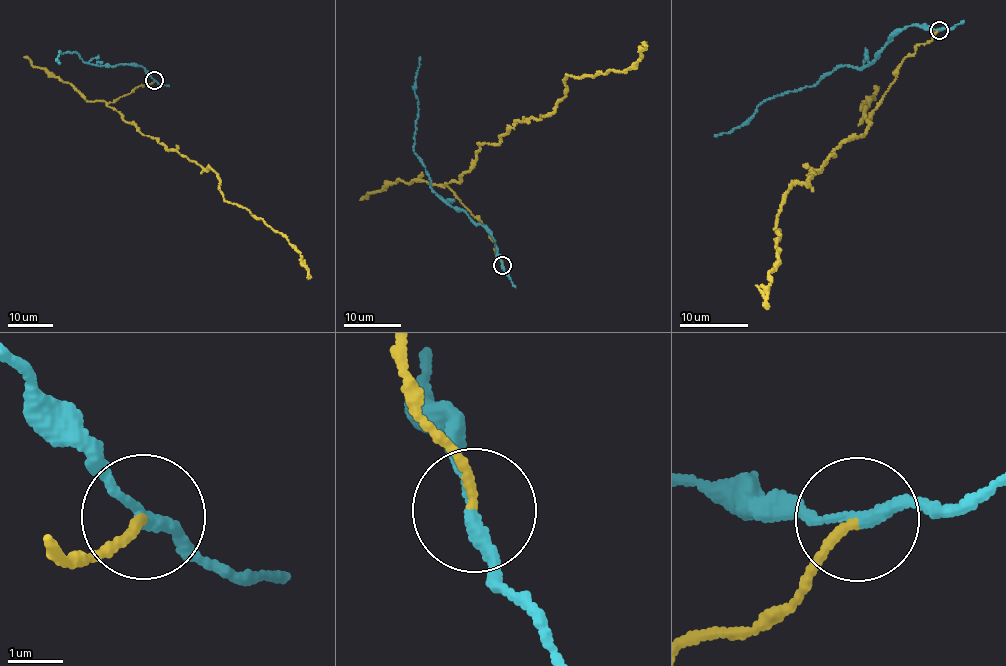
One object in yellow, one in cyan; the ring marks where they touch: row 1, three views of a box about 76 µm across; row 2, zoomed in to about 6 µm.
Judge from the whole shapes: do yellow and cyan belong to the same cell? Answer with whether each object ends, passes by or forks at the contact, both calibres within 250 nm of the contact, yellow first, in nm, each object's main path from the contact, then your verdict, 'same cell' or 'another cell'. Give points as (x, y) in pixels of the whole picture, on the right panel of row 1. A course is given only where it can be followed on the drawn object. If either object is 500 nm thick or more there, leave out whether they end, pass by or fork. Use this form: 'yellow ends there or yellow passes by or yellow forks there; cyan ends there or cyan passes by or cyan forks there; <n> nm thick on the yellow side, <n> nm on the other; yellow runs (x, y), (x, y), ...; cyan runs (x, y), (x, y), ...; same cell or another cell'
yellow ends there; cyan passes by; 140 nm thick on the yellow side, 200 nm on the other; yellow runs (939, 30), (905, 56), (867, 130), (786, 193), (768, 309); cyan runs (939, 30), (905, 26), (861, 69), (834, 68), (815, 86), (765, 100), (747, 120), (714, 136); another cell

